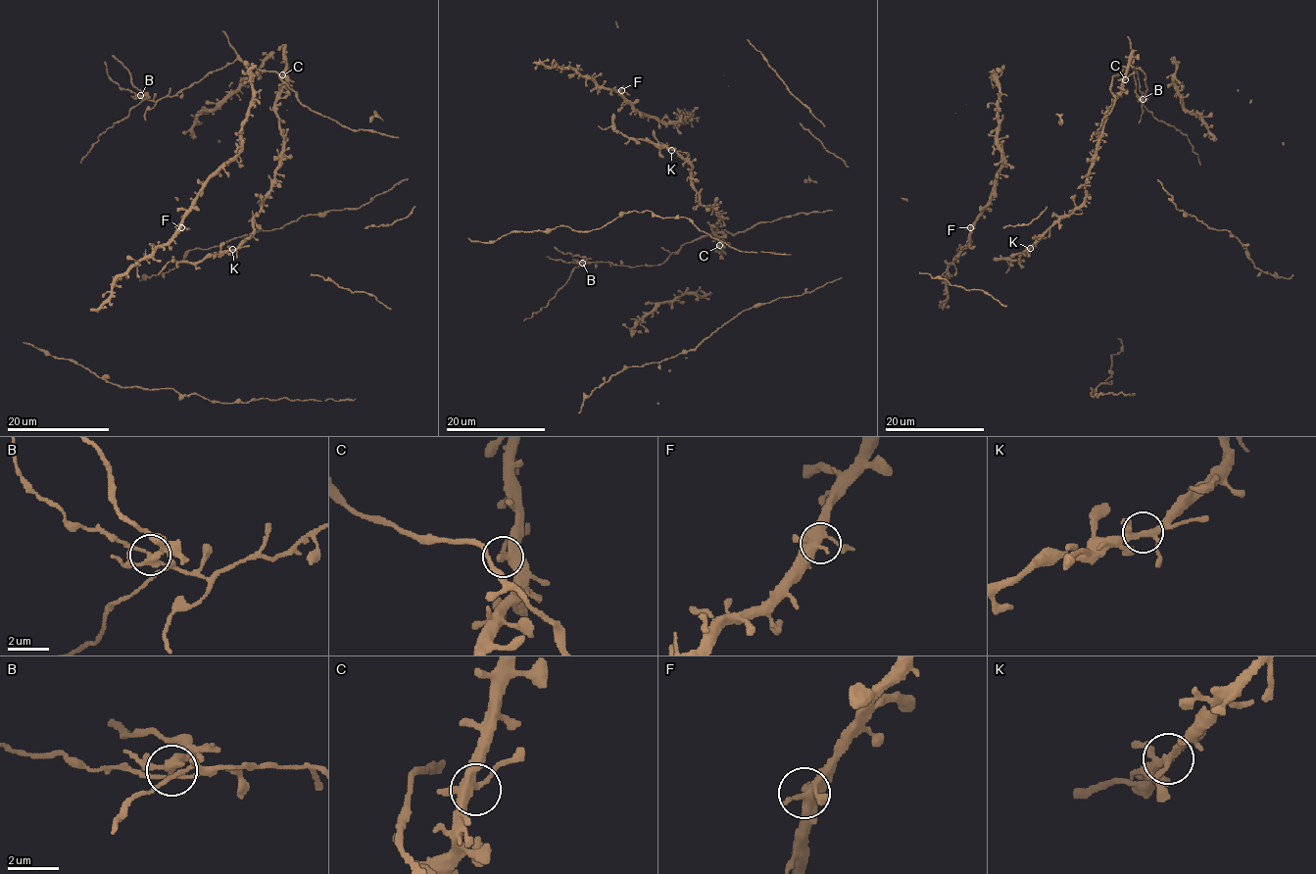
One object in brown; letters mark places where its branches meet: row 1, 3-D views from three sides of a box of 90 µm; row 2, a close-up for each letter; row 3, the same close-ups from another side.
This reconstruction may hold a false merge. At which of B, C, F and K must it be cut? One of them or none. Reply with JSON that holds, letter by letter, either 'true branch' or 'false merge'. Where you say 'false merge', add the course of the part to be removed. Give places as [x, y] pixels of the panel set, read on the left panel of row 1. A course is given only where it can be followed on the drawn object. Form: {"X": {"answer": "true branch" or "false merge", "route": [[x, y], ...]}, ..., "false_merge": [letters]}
{"B": {"answer": "false merge", "route": [[140, 95], [141, 100], [130, 110], [127, 117], [103, 132], [79, 164]]}, "C": {"answer": "true branch"}, "F": {"answer": "true branch"}, "K": {"answer": "true branch"}, "false_merge": ["B"]}

